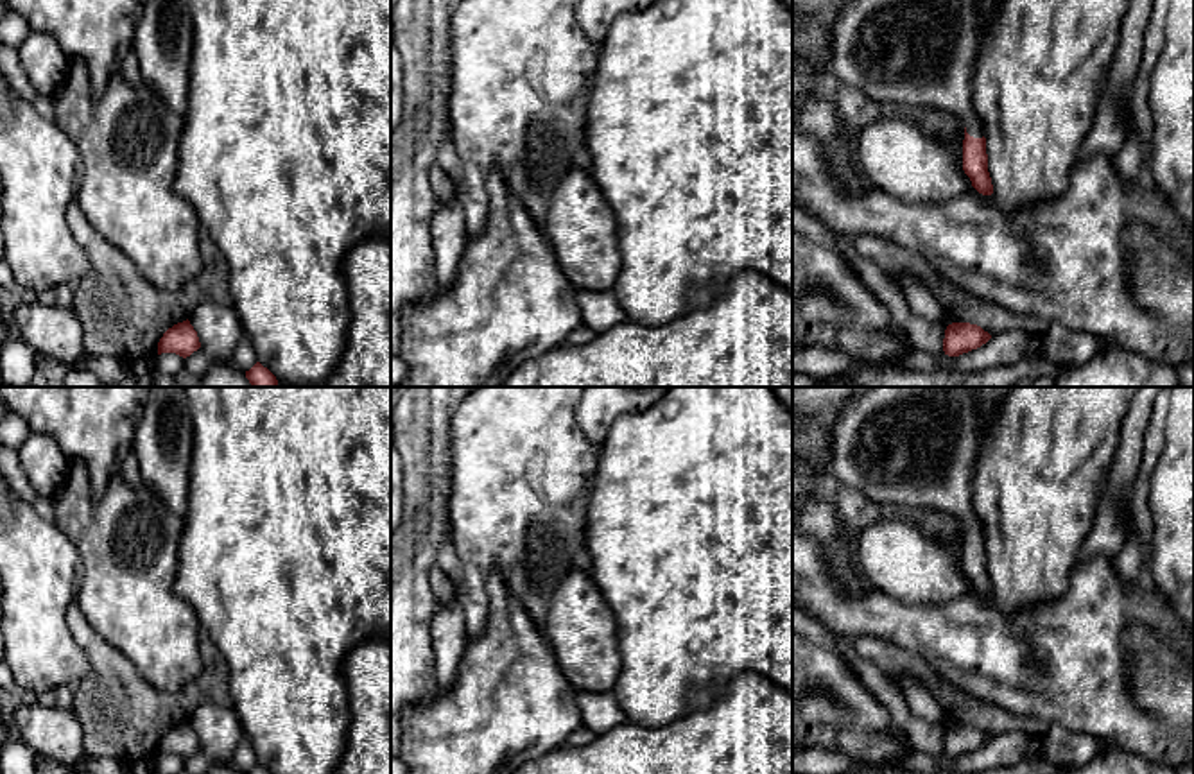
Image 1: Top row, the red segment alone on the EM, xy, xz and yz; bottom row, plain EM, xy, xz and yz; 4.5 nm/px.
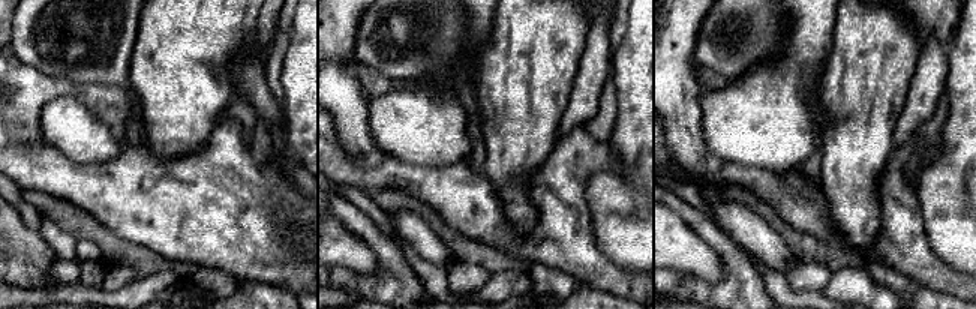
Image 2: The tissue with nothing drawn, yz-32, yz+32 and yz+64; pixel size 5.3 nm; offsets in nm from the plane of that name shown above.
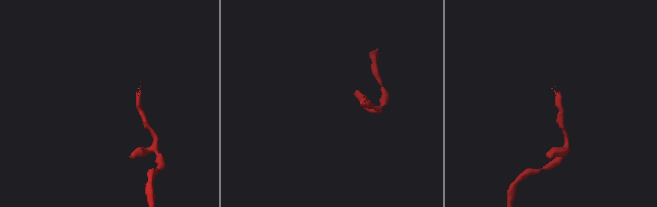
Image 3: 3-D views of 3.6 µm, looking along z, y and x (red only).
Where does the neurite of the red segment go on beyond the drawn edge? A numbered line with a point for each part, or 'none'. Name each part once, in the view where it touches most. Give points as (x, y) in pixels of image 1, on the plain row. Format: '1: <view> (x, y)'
1: yz (913, 447)

